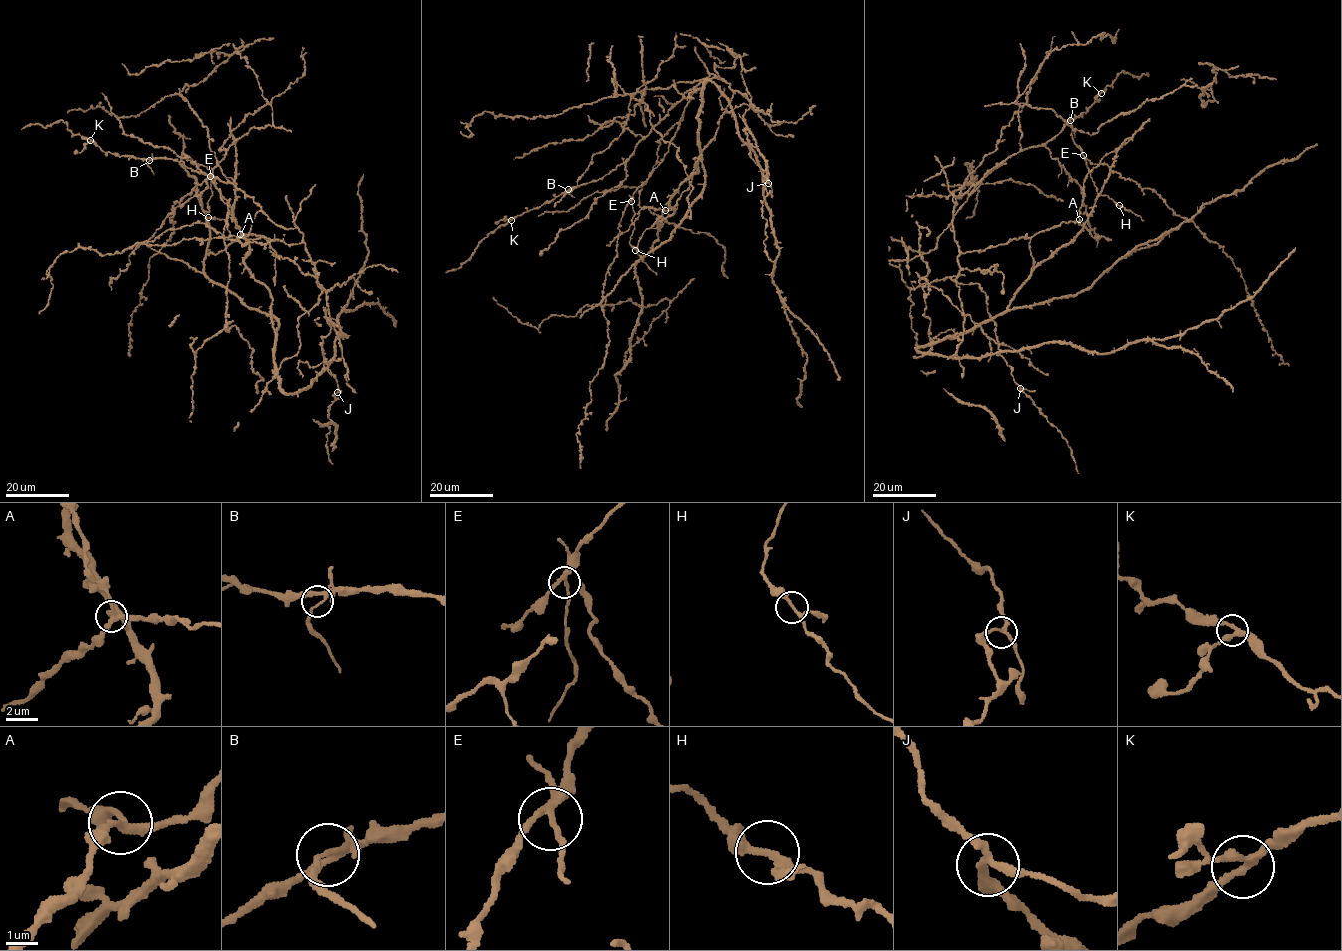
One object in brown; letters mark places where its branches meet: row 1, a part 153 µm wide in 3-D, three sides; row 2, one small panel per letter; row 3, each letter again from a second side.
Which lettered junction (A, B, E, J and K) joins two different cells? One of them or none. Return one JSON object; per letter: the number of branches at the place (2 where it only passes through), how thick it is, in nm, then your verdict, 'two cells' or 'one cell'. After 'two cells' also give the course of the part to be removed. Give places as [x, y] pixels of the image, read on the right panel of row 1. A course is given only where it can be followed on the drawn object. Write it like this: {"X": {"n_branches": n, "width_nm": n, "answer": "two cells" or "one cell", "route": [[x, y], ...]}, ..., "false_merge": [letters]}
{"A": {"n_branches": 3, "width_nm": 240, "answer": "one cell"}, "B": {"n_branches": 3, "width_nm": 150, "answer": "one cell"}, "E": {"n_branches": 3, "width_nm": 190, "answer": "two cells", "route": [[1083, 155], [1098, 193], [1106, 195], [1144, 221]]}, "J": {"n_branches": 3, "width_nm": 200, "answer": "one cell"}, "K": {"n_branches": 3, "width_nm": 240, "answer": "one cell"}, "false_merge": ["E"]}

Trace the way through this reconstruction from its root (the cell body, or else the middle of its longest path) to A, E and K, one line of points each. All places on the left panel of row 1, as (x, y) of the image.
A: (244, 262), (248, 243), (240, 234)
E: (244, 262), (248, 243), (236, 223), (233, 208), (216, 188), (211, 190), (210, 176)
K: (244, 262), (243, 234), (262, 236), (316, 277), (303, 233), (236, 186), (90, 140)

